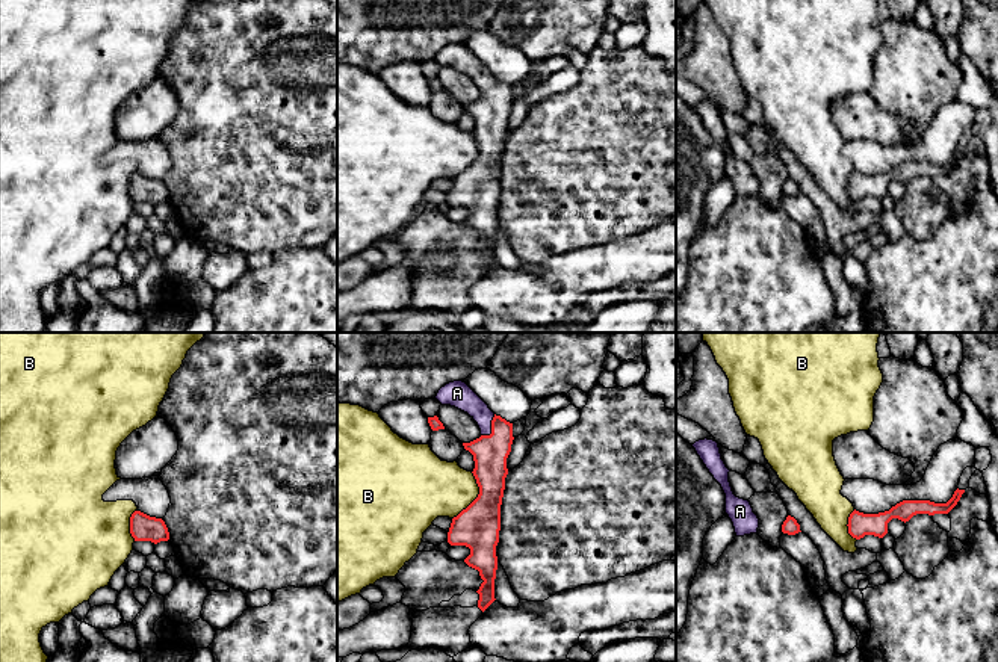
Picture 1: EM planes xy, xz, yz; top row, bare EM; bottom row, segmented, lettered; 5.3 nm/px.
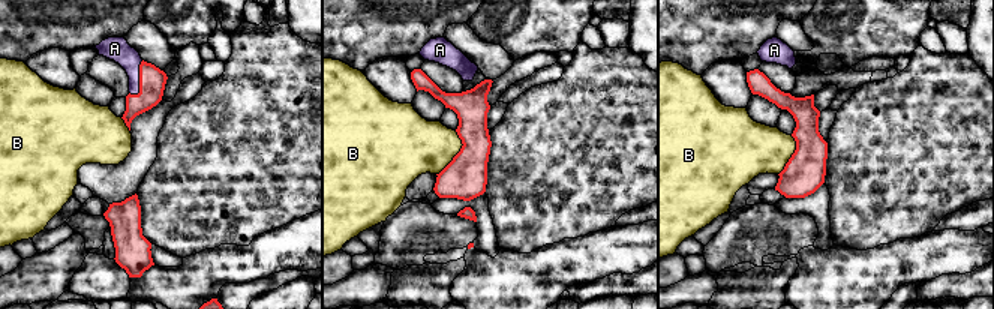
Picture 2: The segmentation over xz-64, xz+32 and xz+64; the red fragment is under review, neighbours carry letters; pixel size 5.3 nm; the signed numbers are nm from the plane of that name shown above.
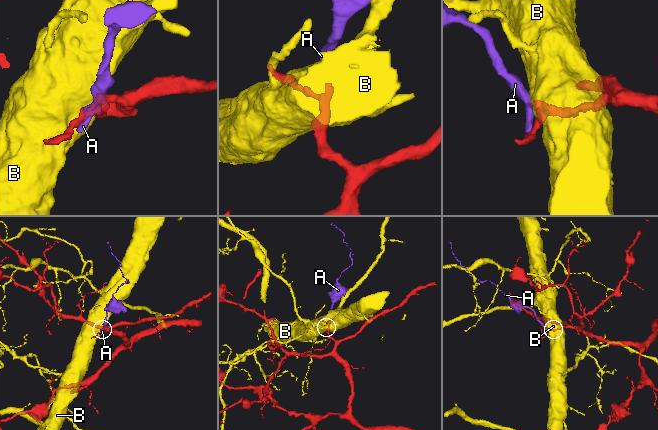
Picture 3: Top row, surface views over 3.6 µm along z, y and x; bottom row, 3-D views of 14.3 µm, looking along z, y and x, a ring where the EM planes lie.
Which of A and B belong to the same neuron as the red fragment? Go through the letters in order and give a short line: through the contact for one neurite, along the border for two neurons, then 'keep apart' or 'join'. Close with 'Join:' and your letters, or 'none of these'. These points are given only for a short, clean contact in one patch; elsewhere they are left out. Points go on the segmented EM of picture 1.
A: join
B: keep apart
Join: A

